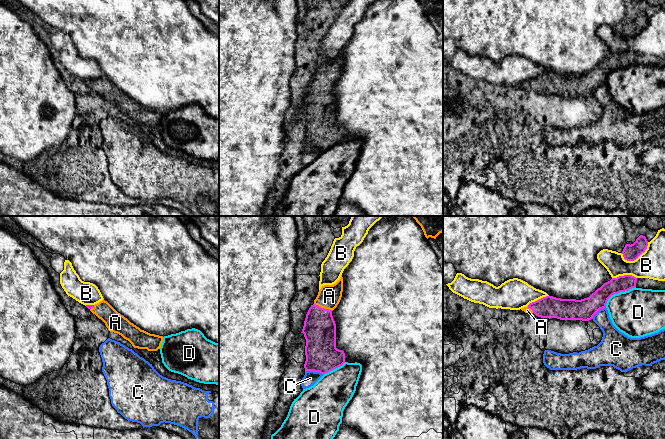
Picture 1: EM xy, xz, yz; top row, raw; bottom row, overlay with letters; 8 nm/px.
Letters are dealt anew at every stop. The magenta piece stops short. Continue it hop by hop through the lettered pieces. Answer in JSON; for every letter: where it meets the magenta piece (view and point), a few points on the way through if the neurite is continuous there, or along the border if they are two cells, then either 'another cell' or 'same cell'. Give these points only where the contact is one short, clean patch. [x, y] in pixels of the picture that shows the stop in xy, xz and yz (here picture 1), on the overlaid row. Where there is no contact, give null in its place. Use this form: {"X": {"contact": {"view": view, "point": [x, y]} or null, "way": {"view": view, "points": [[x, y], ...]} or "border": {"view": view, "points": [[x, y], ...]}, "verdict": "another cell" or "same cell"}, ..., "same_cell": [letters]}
{"A": {"contact": {"view": "xz", "point": [323, 308]}, "way": {"view": "xz", "points": [[319, 329], [319, 314], [323, 308], [329, 296]]}, "verdict": "same cell"}, "B": {"contact": {"view": "yz", "point": [638, 256]}, "verdict": "another cell"}, "C": {"contact": {"view": "xz", "point": [314, 371]}, "border": {"view": "xz", "points": [[305, 371], [319, 371], [323, 374]]}, "verdict": "another cell"}, "D": {"contact": {"view": "yz", "point": [618, 292]}, "verdict": "another cell"}, "same_cell": ["A"]}

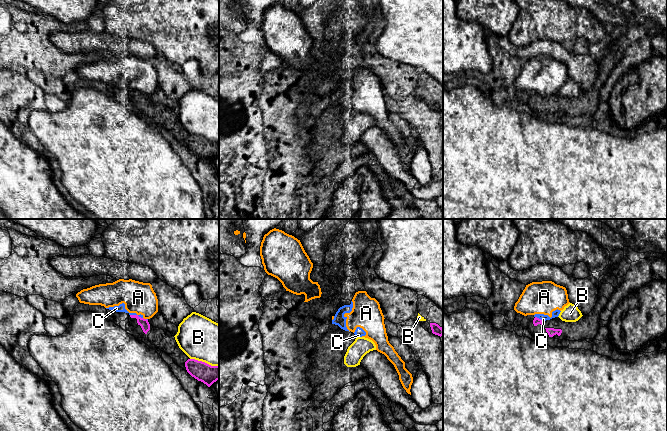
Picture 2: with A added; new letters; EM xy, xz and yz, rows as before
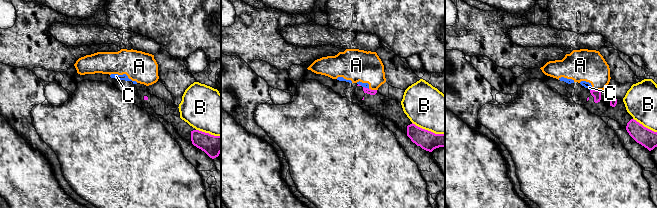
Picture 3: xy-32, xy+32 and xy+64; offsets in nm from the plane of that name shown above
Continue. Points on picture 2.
{"A": {"contact": {"view": "xy", "point": [145, 319]}, "border": {"view": "xy", "points": [[143, 317], [146, 319]]}, "verdict": "another cell"}, "B": {"contact": {"view": "xy", "point": [204, 362]}, "verdict": "another cell"}, "C": {"contact": {"view": "xy", "point": [136, 315]}, "verdict": "another cell"}, "same_cell": []}

